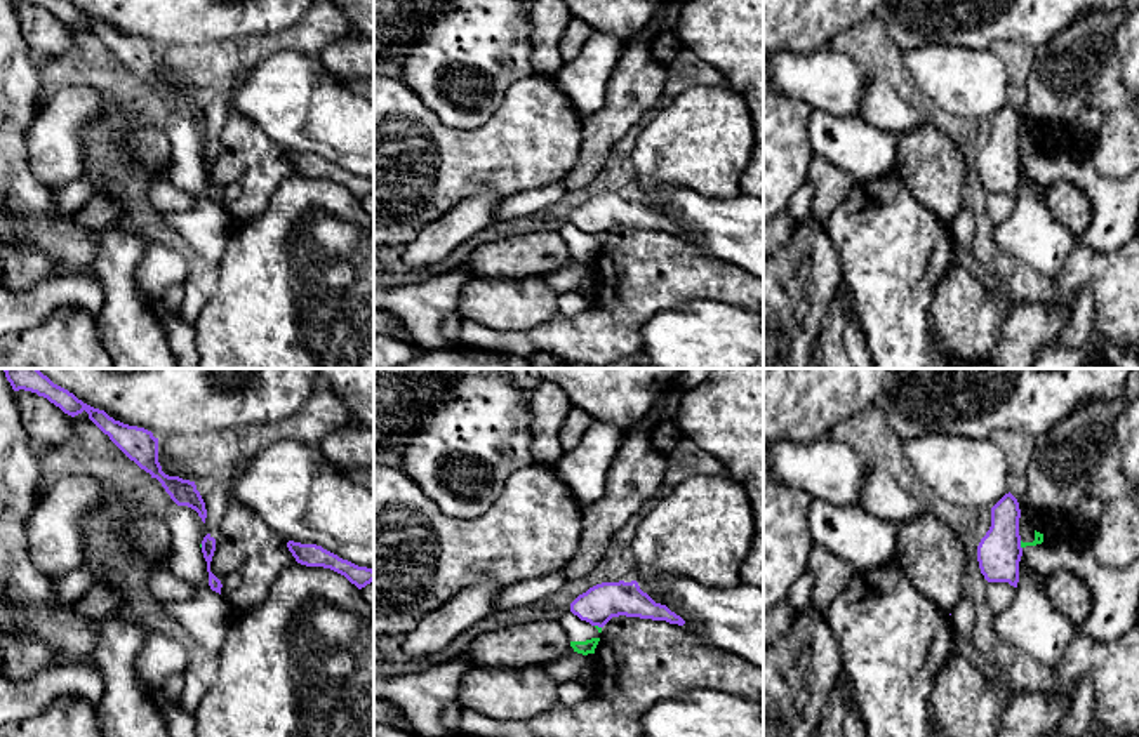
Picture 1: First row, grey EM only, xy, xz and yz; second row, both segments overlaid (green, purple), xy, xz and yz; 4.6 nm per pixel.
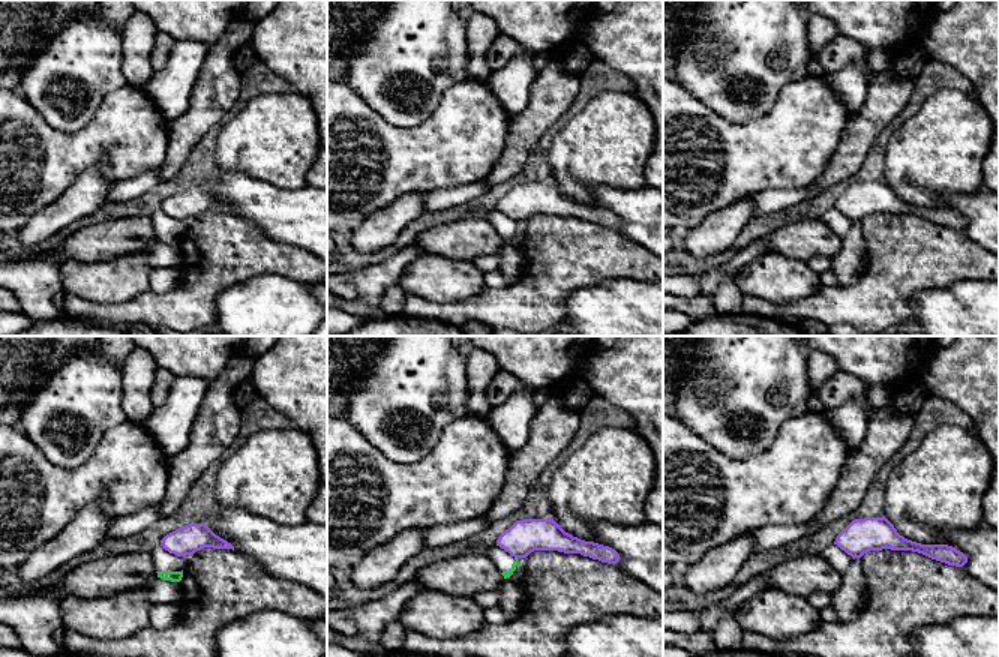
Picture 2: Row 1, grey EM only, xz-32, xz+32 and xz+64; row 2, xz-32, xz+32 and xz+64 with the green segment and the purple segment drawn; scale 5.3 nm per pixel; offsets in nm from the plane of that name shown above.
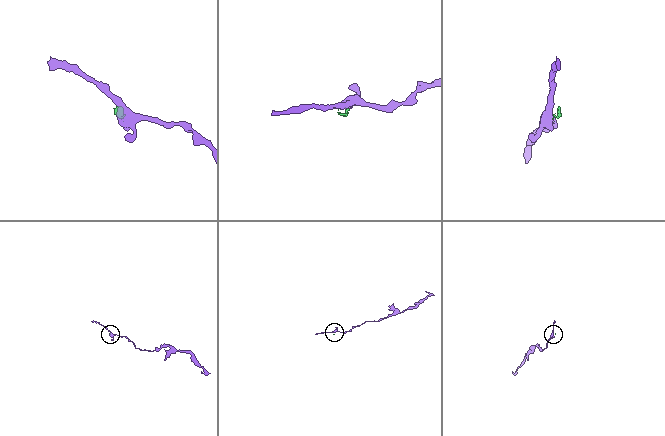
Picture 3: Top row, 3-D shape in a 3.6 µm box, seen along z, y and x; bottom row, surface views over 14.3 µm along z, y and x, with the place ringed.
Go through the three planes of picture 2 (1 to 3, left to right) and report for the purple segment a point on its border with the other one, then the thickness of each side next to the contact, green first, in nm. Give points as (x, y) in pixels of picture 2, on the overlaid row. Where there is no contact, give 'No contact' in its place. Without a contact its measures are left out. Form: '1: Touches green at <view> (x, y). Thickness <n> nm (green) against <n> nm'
1: No contact
2: No contact
3: No contact

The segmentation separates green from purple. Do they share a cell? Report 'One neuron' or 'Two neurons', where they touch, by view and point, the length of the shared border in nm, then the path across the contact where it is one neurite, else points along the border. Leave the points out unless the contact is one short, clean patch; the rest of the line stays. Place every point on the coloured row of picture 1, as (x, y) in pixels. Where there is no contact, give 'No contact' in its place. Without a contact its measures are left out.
Two neurons. Touches green at yz (1021, 544). Shared border 40 nm. Boundary: yz (1019, 541), (1021, 548)

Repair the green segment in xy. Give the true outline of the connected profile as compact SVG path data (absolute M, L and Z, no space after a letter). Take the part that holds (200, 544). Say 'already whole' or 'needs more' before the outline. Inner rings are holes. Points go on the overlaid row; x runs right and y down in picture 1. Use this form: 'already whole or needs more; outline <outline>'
needs more; outline M177 506L167 520L170 530L170 568L193 584L195 593L184 601L165 601L165 612L207 652L223 648L235 619L226 600L210 589L202 541L209 534L198 513Z

